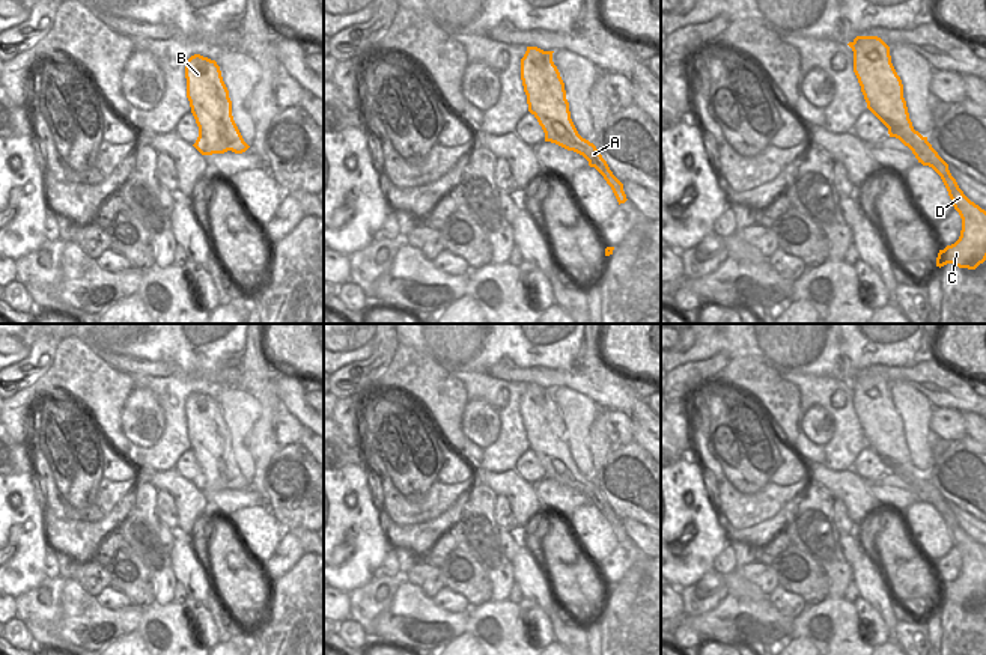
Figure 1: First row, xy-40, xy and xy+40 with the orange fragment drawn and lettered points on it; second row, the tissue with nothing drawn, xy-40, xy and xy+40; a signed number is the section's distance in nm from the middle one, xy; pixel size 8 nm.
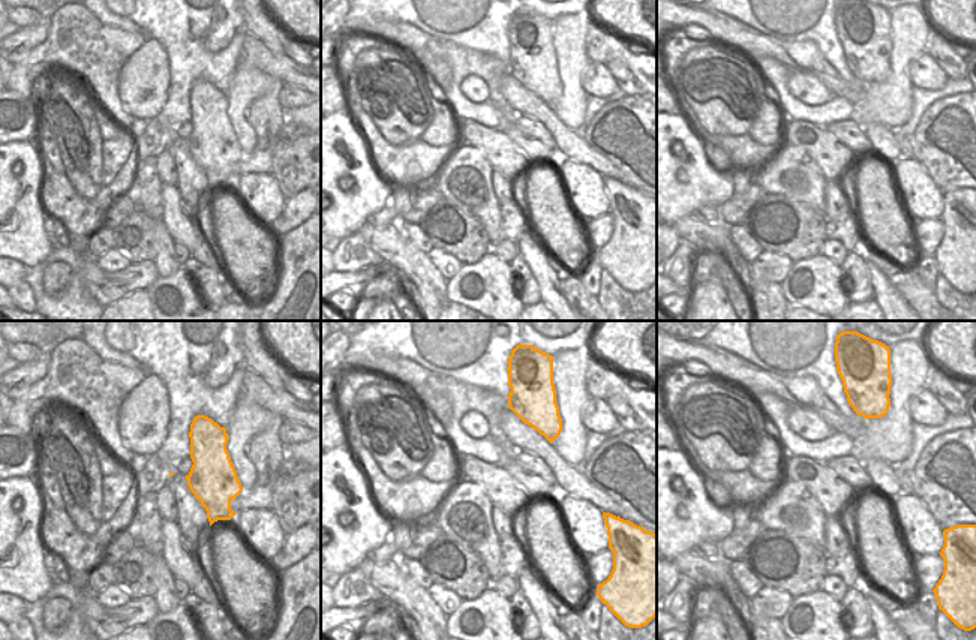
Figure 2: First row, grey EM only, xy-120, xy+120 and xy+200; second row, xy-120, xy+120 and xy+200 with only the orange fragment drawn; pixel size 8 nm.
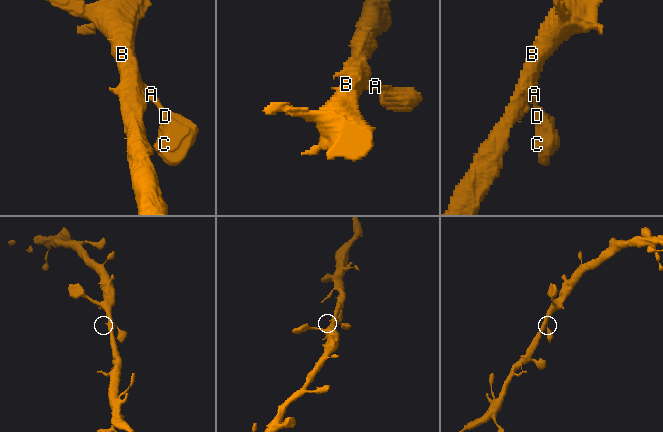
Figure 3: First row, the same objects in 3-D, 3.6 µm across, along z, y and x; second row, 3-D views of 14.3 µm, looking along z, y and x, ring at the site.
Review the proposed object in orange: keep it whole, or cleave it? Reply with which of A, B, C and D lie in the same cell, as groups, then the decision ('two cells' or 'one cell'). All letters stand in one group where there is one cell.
A B C D | one cell

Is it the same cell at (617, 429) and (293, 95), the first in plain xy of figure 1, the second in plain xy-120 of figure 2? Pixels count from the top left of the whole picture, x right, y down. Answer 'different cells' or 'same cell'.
same cell

